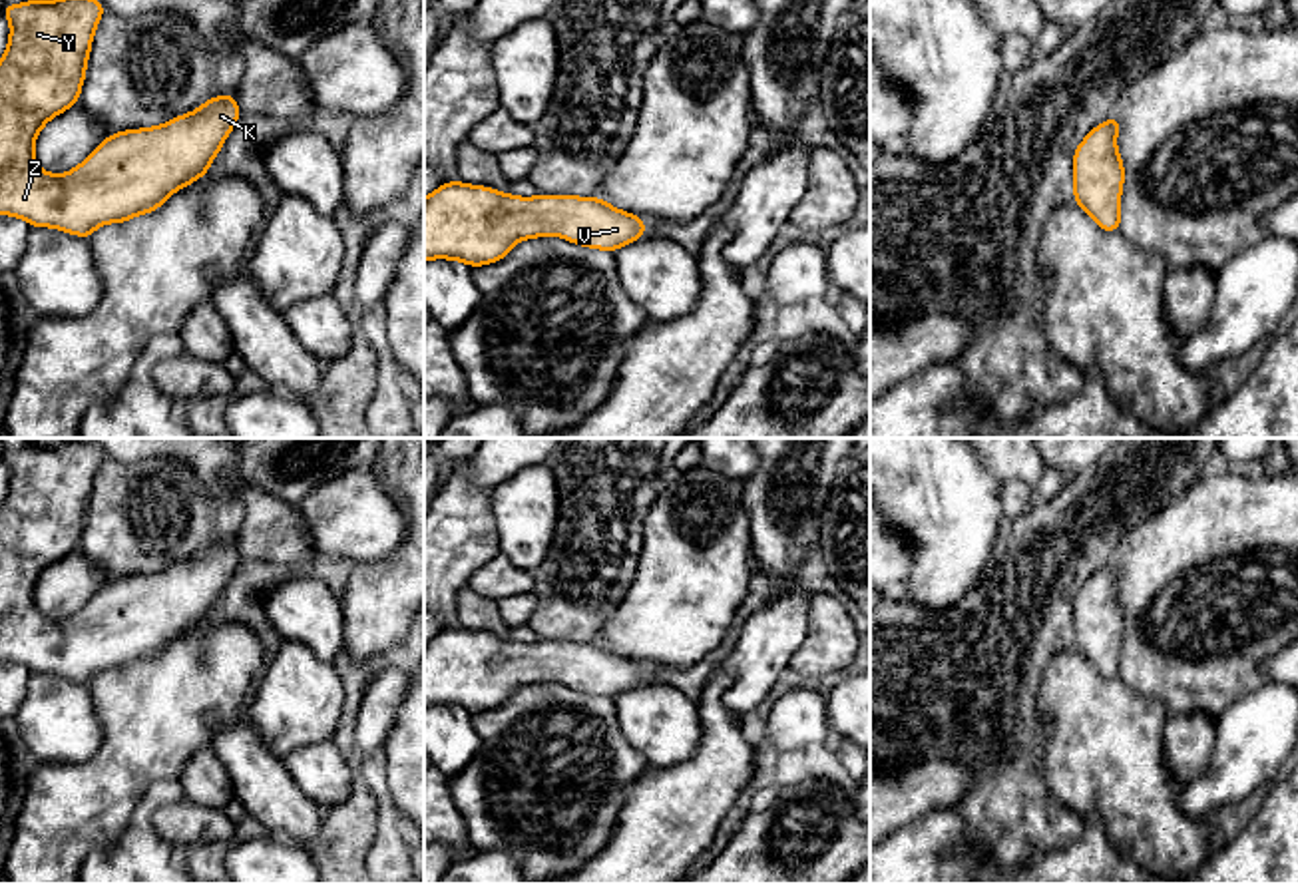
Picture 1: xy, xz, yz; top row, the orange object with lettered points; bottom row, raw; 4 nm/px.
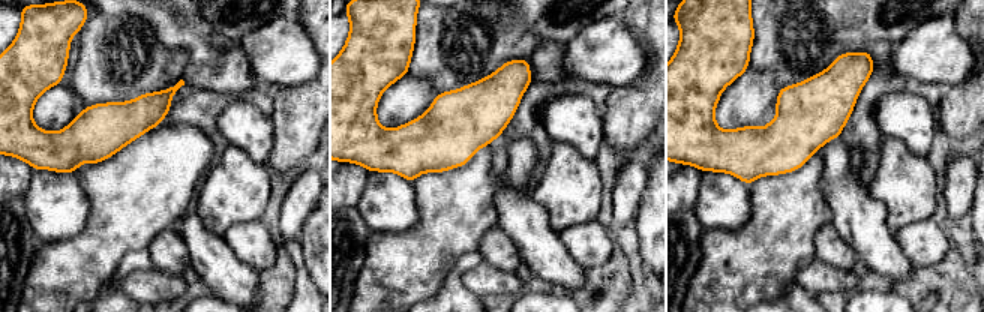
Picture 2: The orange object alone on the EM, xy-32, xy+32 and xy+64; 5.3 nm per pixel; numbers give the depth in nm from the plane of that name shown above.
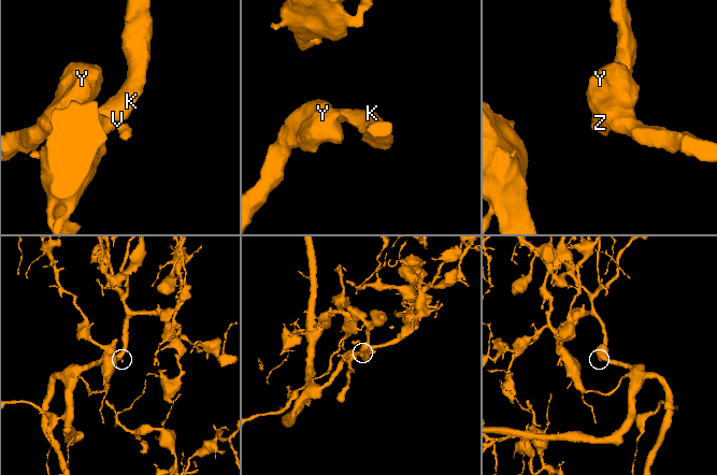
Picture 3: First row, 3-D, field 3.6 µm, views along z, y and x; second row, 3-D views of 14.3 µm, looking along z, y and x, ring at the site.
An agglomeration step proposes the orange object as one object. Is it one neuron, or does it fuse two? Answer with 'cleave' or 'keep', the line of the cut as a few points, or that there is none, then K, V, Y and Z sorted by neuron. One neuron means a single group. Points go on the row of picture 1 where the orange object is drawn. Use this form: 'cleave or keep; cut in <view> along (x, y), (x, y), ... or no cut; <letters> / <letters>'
keep; no cut; K V Y Z

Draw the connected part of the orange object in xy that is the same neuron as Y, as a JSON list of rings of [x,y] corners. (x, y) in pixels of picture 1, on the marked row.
[[[100,0],[4,4],[10,38],[0,58],[0,215],[90,239],[102,225],[125,223],[159,209],[171,193],[207,175],[243,115],[231,92],[161,125],[111,133],[62,175],[44,171],[34,157],[36,137],[52,117],[80,102],[94,34],[106,10]]]

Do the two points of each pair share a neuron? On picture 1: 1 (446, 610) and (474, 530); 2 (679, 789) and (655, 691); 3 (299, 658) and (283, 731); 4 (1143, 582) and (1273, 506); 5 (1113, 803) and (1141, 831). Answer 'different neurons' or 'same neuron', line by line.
1: same neuron
2: different neurons
3: same neuron
4: same neuron
5: same neuron

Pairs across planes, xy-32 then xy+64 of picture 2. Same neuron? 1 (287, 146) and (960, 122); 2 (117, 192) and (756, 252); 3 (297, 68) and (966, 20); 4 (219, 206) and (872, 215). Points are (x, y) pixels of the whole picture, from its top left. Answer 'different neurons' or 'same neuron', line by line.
1: same neuron
2: same neuron
3: different neurons
4: different neurons

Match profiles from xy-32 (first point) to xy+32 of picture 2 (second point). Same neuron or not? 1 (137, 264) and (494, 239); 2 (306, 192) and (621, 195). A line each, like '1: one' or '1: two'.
1: two
2: one

